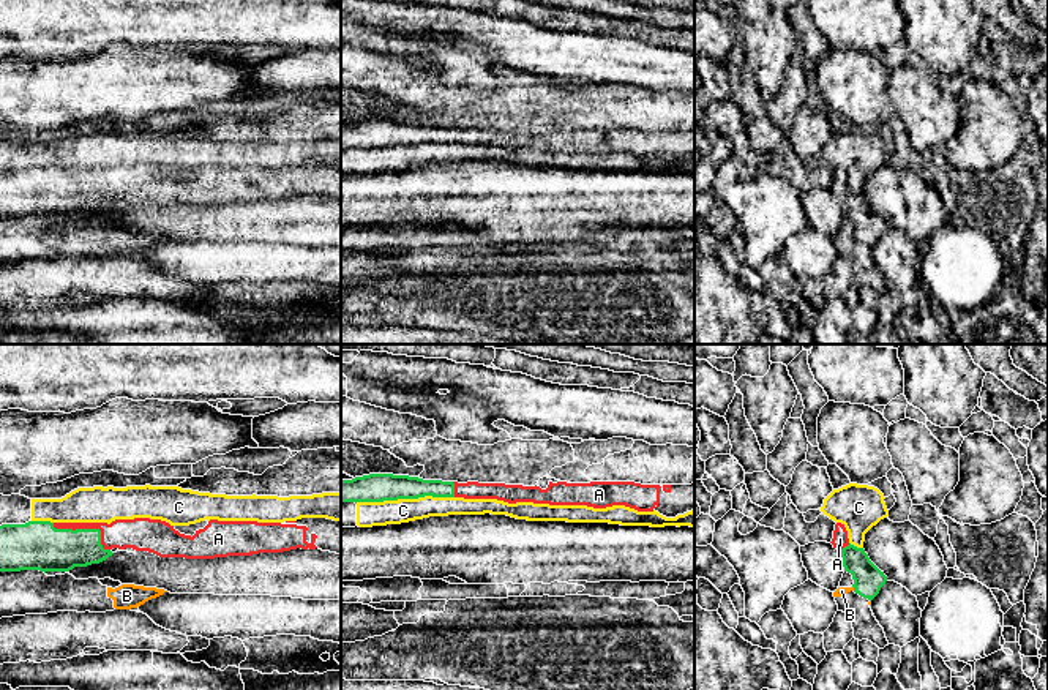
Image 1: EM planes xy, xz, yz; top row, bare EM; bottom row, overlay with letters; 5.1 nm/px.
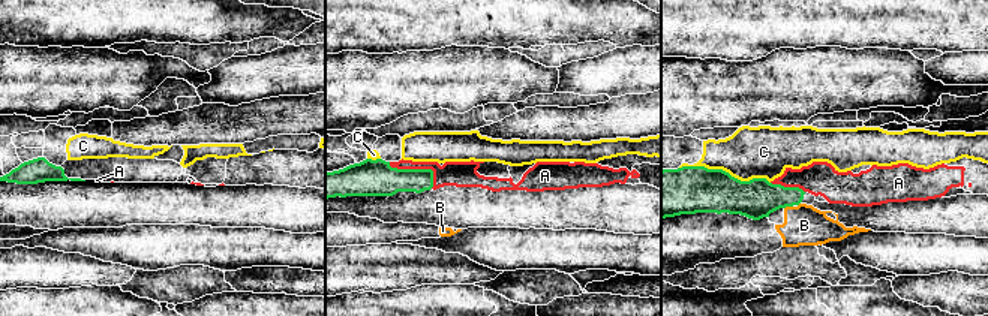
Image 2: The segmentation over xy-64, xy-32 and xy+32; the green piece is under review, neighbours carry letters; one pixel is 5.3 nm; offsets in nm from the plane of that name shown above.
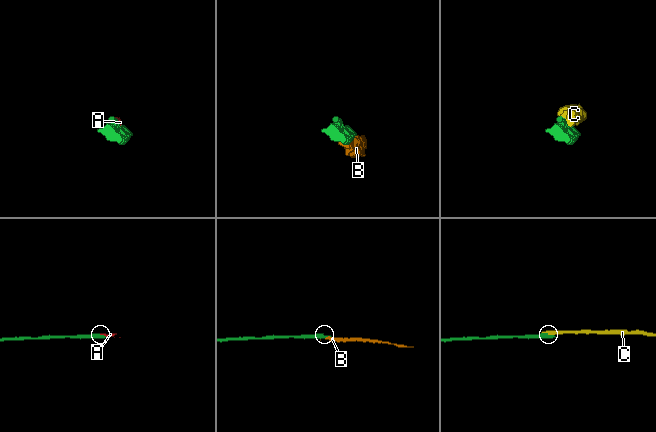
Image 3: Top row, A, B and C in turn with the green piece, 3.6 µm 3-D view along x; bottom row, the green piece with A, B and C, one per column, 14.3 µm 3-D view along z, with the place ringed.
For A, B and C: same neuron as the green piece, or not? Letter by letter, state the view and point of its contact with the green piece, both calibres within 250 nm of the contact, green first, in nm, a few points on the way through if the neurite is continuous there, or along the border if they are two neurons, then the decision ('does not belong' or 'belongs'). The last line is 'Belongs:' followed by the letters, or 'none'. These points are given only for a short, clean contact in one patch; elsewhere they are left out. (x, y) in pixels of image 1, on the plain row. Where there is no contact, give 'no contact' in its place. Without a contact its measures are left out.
A: contact xy (87, 176); calibres 240 and 150 nm; belongs
B: contact yz (853, 232); calibres 150 and 50 nm; does not belong
C: contact xz (404, 144); calibres 140 and 130 nm; does not belong
Belongs: A

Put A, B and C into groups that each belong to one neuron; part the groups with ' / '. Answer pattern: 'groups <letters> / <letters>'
groups A / B / C

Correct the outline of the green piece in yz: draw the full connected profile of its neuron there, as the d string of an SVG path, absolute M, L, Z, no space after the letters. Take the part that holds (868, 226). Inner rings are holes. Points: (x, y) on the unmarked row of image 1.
M835 171L830 189L841 199L844 218L852 221L854 238L863 245L873 246L887 227L884 218L870 207L863 194L849 189L844 171Z

